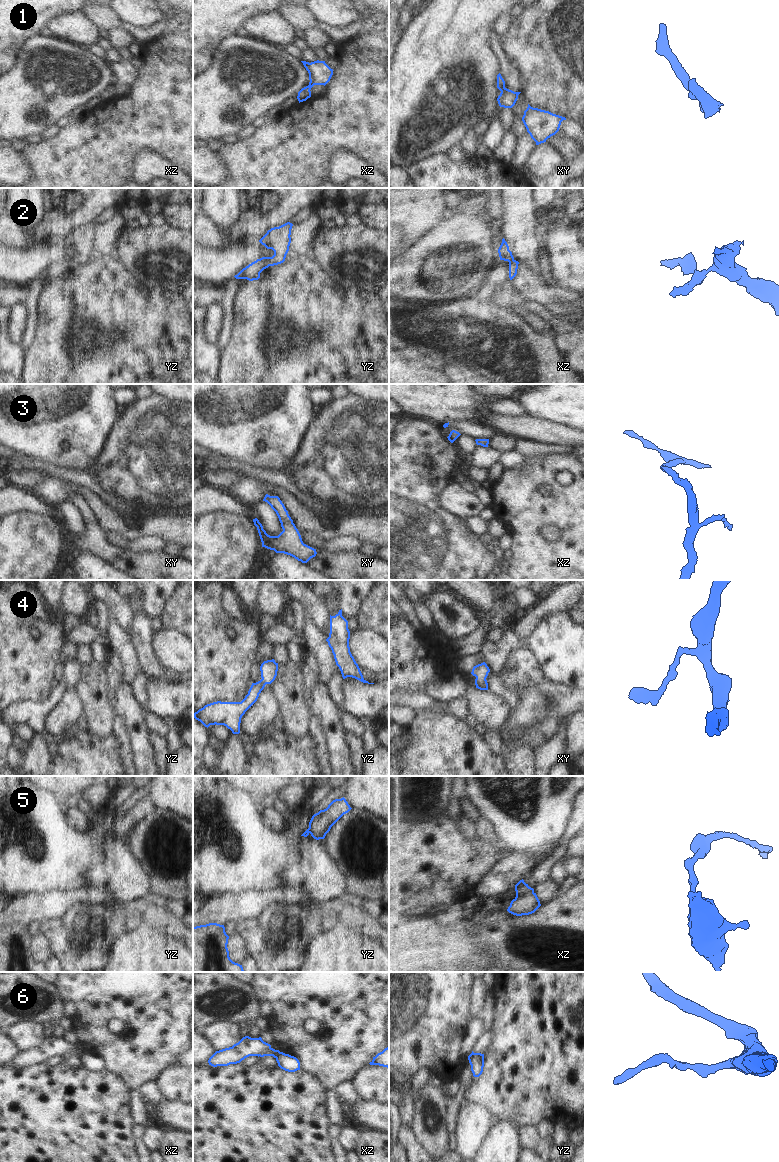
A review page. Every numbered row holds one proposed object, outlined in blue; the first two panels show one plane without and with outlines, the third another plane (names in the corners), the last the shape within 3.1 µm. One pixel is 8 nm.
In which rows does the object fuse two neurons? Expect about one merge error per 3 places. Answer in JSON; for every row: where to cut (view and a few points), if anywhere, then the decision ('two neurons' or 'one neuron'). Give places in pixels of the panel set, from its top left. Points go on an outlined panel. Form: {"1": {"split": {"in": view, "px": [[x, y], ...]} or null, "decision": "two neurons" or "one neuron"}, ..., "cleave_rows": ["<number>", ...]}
{"1": {"split": null, "decision": "one neuron"}, "2": {"split": null, "decision": "one neuron"}, "3": {"split": null, "decision": "one neuron"}, "4": {"split": null, "decision": "one neuron"}, "5": {"split": null, "decision": "one neuron"}, "6": {"split": {"in": "xz", "px": [[279, 1051], [275, 1057]]}, "decision": "two neurons"}, "cleave_rows": ["6"]}

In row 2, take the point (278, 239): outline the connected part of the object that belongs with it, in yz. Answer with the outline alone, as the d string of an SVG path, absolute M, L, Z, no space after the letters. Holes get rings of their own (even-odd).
M287 222L279 227L274 227L268 230L259 242L267 249L272 249L274 251L274 255L272 257L262 257L257 259L243 268L234 277L236 279L247 279L249 281L258 280L260 278L260 273L264 269L269 266L283 263L291 243L290 235L292 226L292 223Z

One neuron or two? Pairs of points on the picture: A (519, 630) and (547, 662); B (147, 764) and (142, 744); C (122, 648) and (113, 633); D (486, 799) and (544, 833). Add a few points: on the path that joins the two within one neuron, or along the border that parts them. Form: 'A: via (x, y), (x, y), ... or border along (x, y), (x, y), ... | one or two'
A: border along (541, 618), (526, 637) | two
B: via (144, 759), (142, 749) | one
C: via (122, 644), (117, 637) | one
D: via (500, 799), (510, 799), (530, 819) | one

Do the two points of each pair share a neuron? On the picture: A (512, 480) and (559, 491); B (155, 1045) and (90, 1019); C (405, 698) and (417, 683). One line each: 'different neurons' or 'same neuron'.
A: same neuron
B: same neuron
C: different neurons

